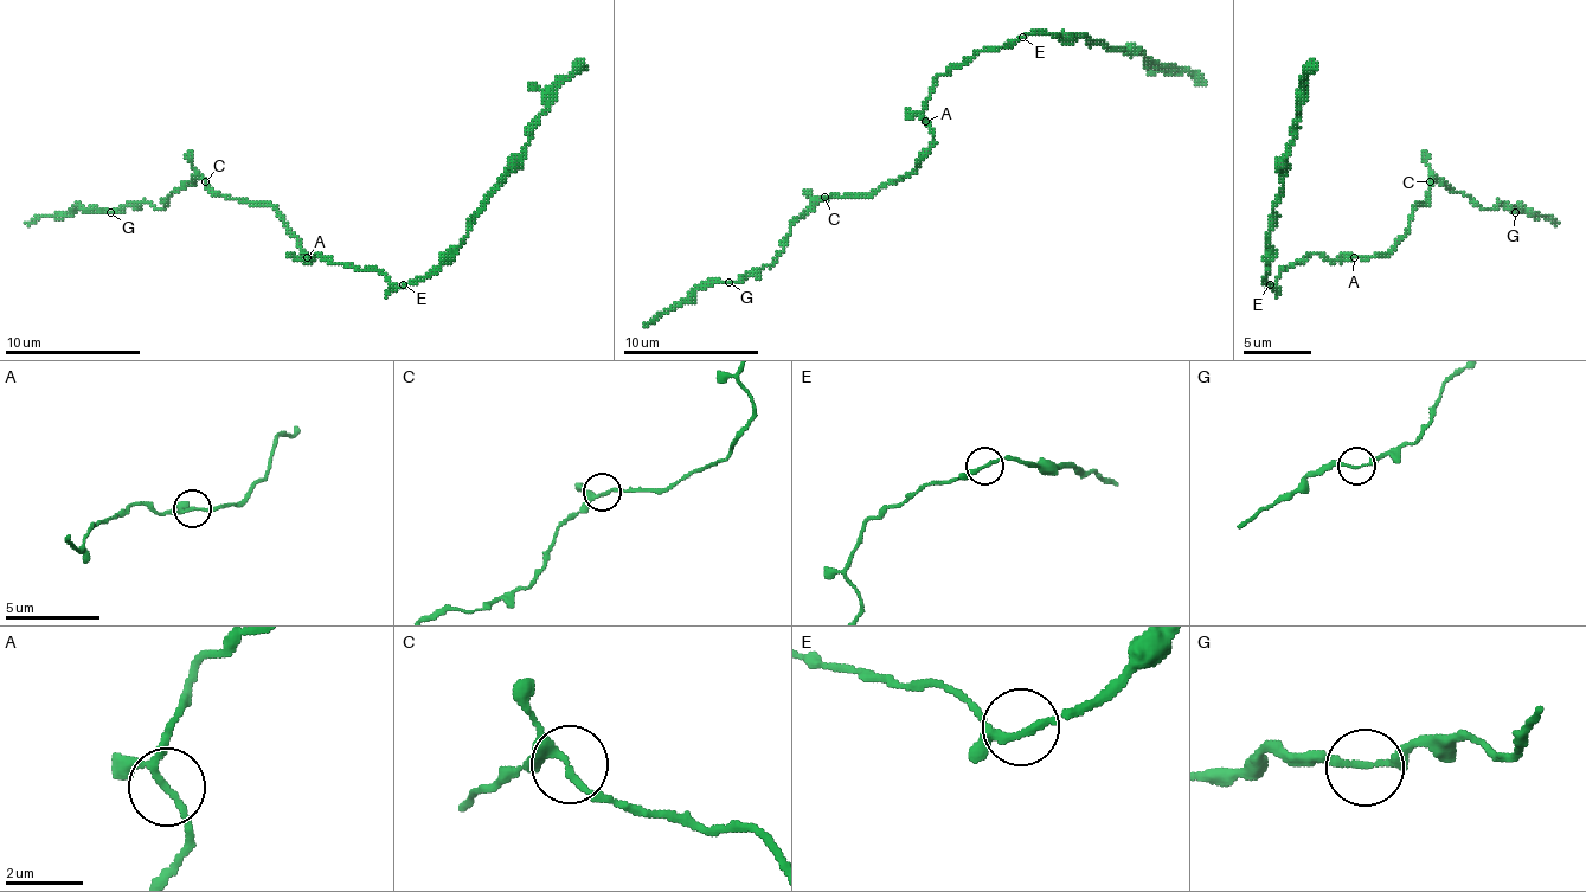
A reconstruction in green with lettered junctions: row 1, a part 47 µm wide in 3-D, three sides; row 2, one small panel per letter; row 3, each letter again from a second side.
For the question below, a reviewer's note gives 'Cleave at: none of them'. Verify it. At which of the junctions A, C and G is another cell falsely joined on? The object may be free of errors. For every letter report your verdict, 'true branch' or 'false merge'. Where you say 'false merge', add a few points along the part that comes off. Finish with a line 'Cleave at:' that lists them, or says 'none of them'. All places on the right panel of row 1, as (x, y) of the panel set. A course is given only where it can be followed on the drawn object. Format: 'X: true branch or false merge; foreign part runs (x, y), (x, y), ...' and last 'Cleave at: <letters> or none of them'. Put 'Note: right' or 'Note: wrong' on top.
Note: right
A: true branch
C: true branch
G: true branch
Cleave at: none of them

